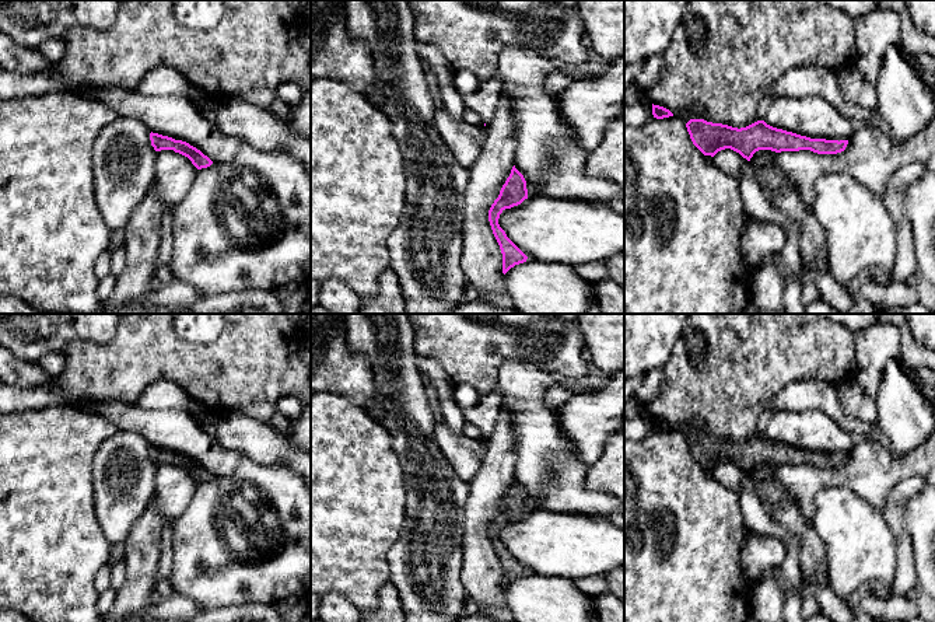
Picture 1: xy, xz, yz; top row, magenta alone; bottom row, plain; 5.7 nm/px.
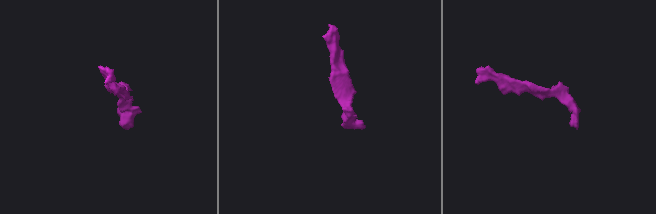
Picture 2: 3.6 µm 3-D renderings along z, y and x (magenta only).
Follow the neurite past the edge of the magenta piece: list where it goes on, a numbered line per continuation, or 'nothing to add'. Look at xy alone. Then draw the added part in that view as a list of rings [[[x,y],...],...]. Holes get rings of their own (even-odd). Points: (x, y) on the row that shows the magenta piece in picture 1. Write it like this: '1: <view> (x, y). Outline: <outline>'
nothing to add

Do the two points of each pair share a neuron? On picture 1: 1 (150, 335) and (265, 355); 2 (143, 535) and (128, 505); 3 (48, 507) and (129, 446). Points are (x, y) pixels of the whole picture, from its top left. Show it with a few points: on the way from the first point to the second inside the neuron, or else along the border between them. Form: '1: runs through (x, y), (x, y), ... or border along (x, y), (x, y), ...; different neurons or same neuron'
1: runs through (178, 356), (237, 356); same neuron
2: border along (151, 498), (123, 541); different neurons
3: border along (101, 441), (93, 460), (94, 506); different neurons

